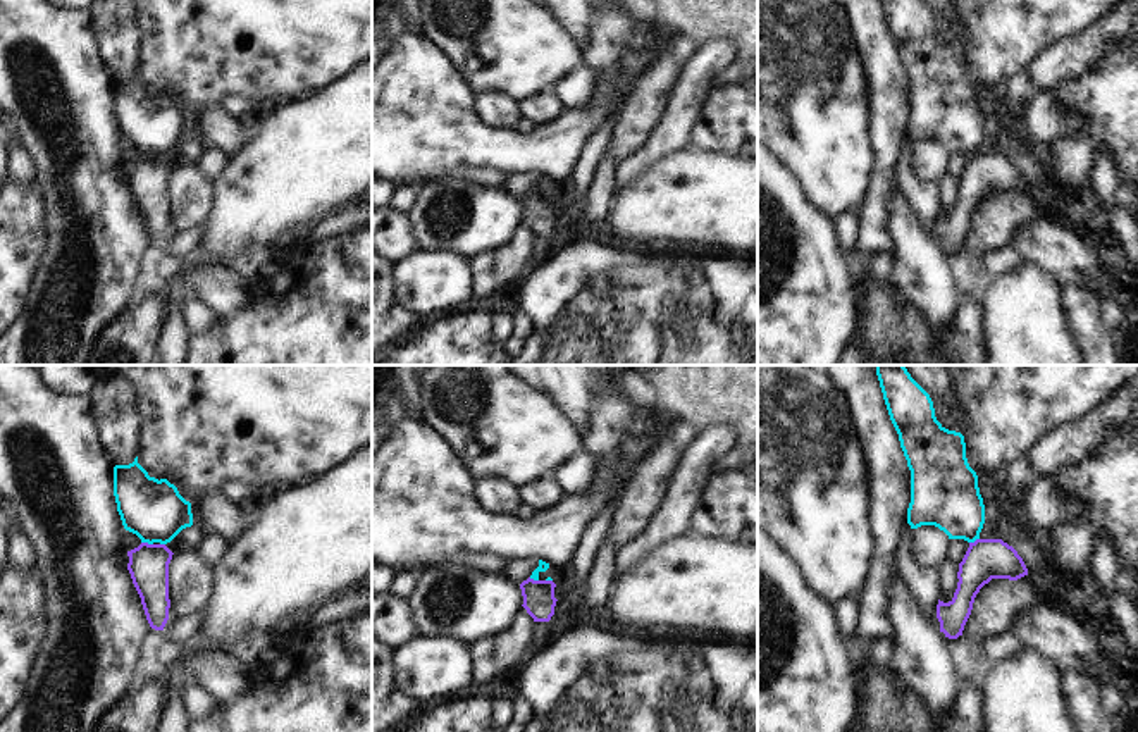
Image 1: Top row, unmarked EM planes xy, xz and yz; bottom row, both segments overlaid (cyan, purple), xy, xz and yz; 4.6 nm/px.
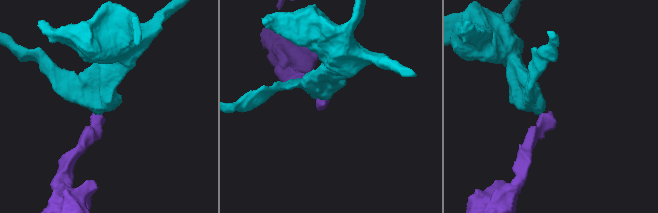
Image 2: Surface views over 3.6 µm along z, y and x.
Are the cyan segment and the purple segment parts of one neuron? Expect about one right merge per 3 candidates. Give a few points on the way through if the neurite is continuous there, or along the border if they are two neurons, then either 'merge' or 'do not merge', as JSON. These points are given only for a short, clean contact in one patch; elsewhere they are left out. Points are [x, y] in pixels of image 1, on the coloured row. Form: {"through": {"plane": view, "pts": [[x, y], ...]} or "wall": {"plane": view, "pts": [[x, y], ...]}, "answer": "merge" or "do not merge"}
{"wall": {"plane": "xy", "pts": [[142, 541], [152, 545]]}, "answer": "do not merge"}

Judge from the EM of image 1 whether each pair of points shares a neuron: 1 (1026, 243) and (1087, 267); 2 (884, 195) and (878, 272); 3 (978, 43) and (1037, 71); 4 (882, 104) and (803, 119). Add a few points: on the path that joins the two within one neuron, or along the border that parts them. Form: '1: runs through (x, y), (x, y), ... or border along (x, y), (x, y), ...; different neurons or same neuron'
1: runs through (1042, 243), (1049, 243), (1071, 260); same neuron
2: runs through (877, 214), (878, 254); same neuron
3: border along (1059, 42), (1045, 49), (1025, 71); different neurons
4: border along (861, 66), (866, 76), (868, 140), (872, 145); different neurons

